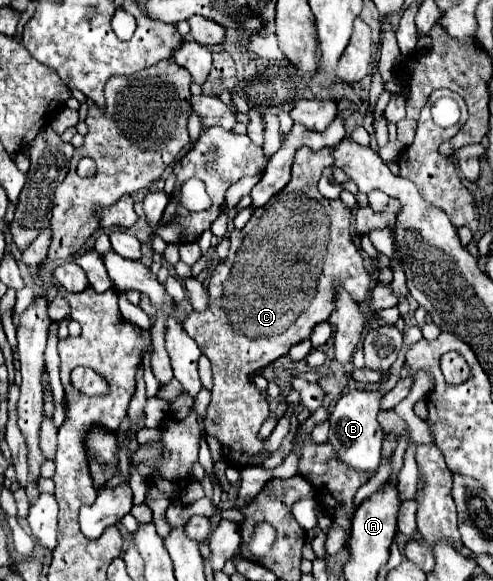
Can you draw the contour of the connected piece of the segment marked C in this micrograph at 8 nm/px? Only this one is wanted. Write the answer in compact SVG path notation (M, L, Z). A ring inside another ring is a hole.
M299 149L293 163L293 177L287 187L271 197L267 205L259 207L241 231L233 231L229 235L229 255L219 261L209 281L209 309L201 313L193 311L181 323L183 331L189 333L189 337L199 345L201 353L211 361L213 387L207 407L205 431L207 435L215 435L221 441L223 455L233 467L247 465L247 461L263 449L263 441L257 439L257 433L263 421L269 417L269 403L251 383L251 375L273 363L281 355L287 355L293 345L311 335L311 329L317 323L325 321L331 315L335 281L345 285L345 289L357 299L357 303L361 303L369 295L371 277L349 233L351 211L341 199L325 199L317 189L317 181L323 169L333 166L331 149ZM229 315L235 315L235 325L231 323Z

